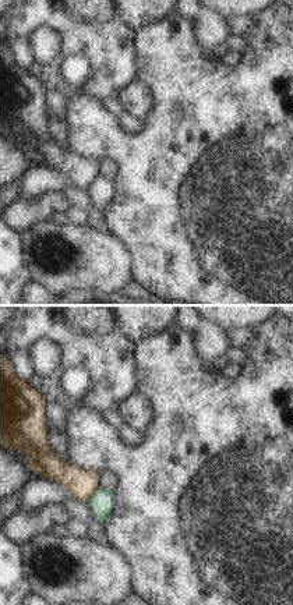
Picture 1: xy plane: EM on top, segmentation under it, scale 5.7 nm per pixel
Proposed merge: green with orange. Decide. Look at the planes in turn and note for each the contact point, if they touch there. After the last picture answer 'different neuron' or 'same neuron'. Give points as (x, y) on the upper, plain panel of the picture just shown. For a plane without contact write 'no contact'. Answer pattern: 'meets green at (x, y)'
meets green at (91, 183)

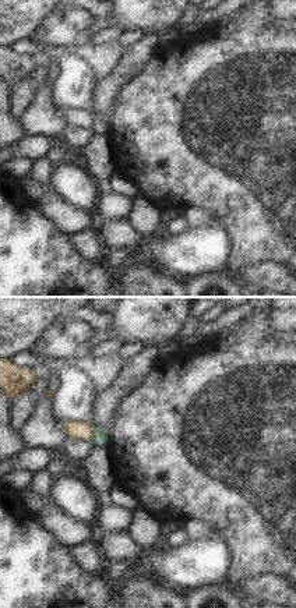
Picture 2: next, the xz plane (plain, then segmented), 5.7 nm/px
meets green at (94, 119)

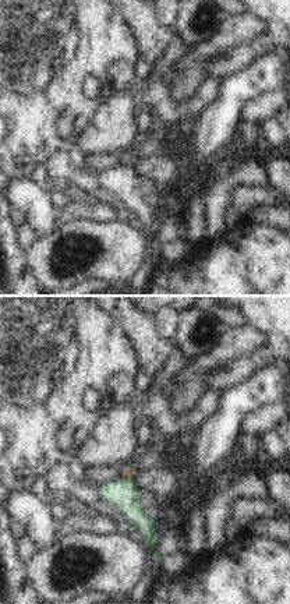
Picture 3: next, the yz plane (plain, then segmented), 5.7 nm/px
meets green at (126, 165)

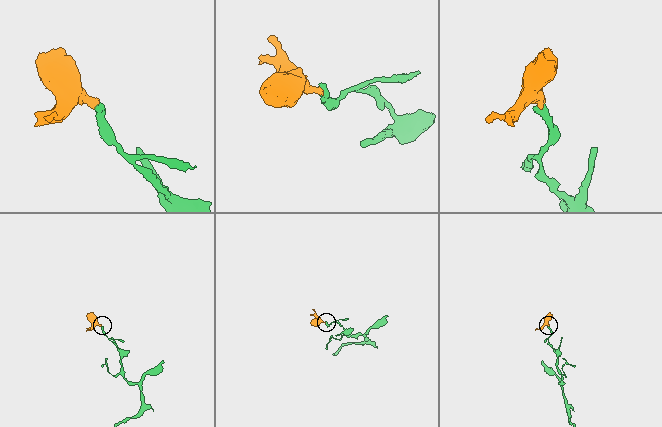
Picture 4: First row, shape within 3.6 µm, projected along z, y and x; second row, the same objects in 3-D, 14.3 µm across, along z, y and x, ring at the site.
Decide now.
different neuron

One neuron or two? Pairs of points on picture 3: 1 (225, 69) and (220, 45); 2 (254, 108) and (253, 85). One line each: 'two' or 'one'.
1: two
2: two

